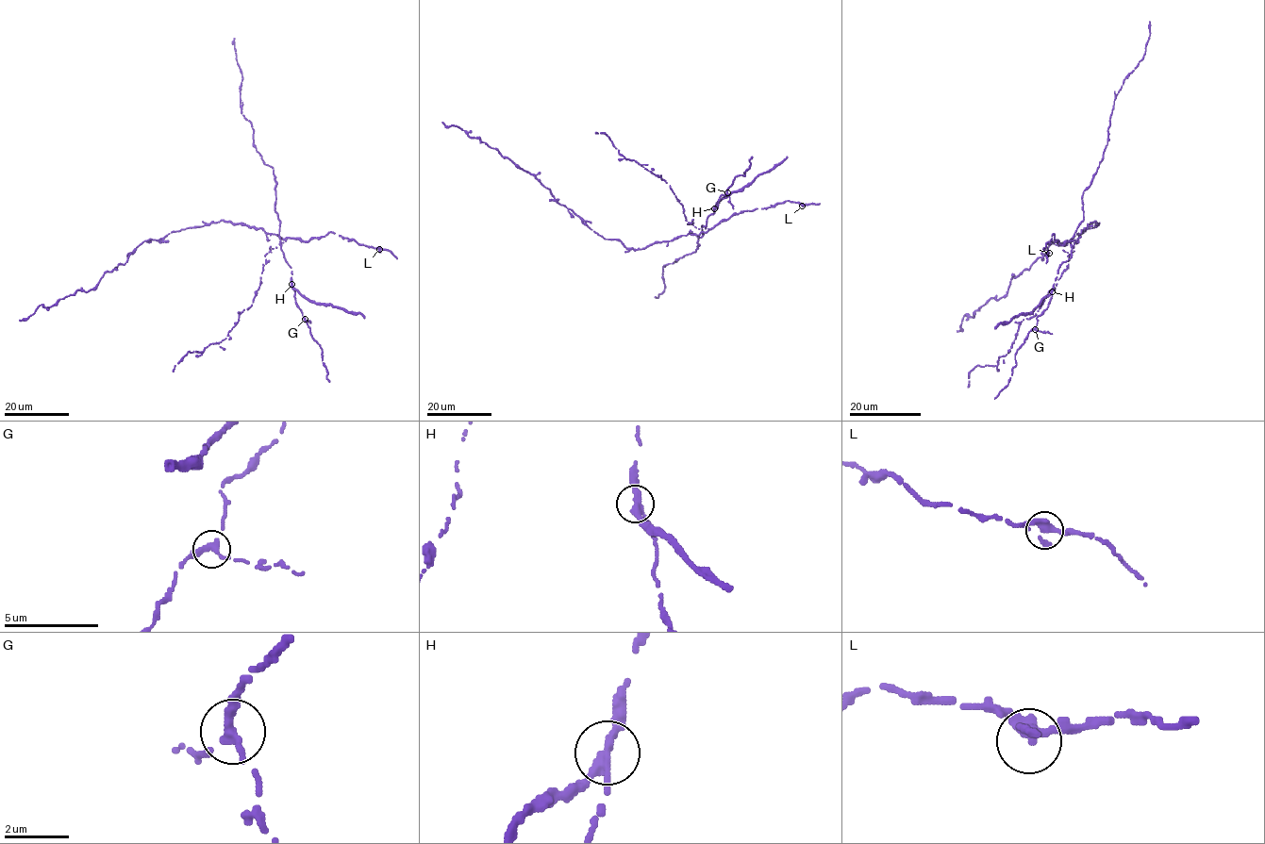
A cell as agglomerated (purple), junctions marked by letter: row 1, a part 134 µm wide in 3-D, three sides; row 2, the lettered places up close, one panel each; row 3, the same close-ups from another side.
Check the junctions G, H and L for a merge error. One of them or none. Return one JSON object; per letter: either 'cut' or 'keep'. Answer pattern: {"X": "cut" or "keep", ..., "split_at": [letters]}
{"G": "keep", "H": "cut", "L": "keep", "split_at": ["H"]}

